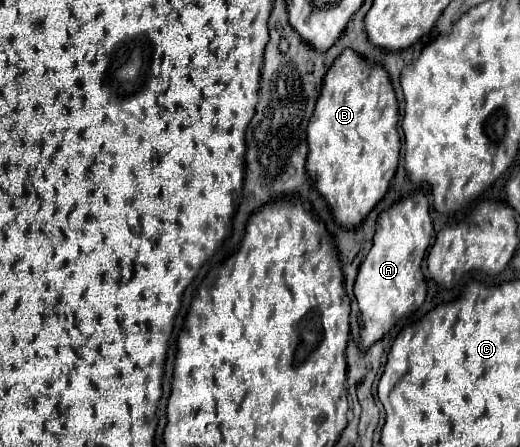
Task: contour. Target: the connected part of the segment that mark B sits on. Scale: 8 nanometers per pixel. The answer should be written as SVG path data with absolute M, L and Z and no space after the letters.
M345 49L329 67L307 125L307 175L343 229L357 229L385 197L399 165L397 99L387 71Z

